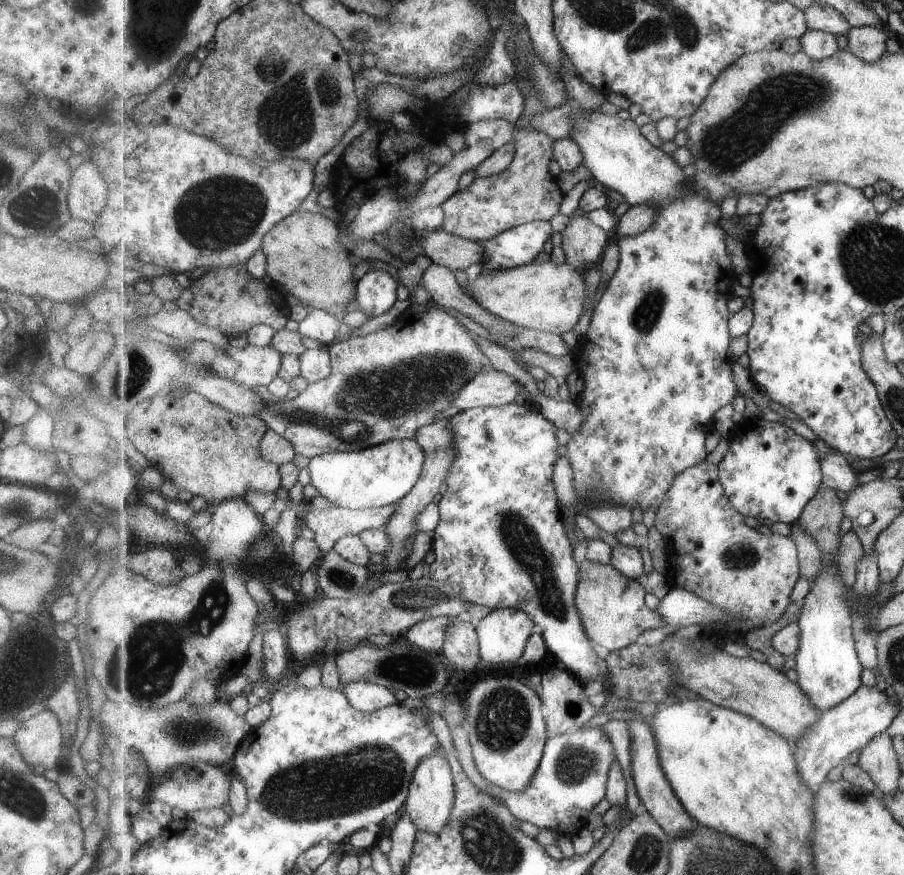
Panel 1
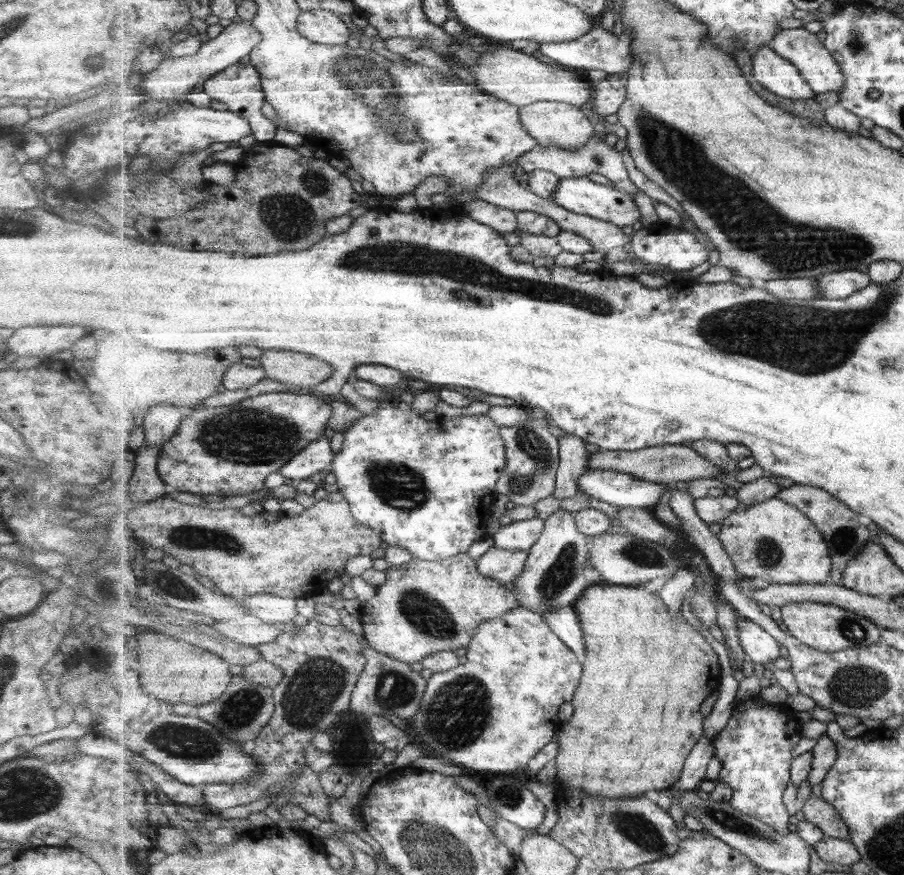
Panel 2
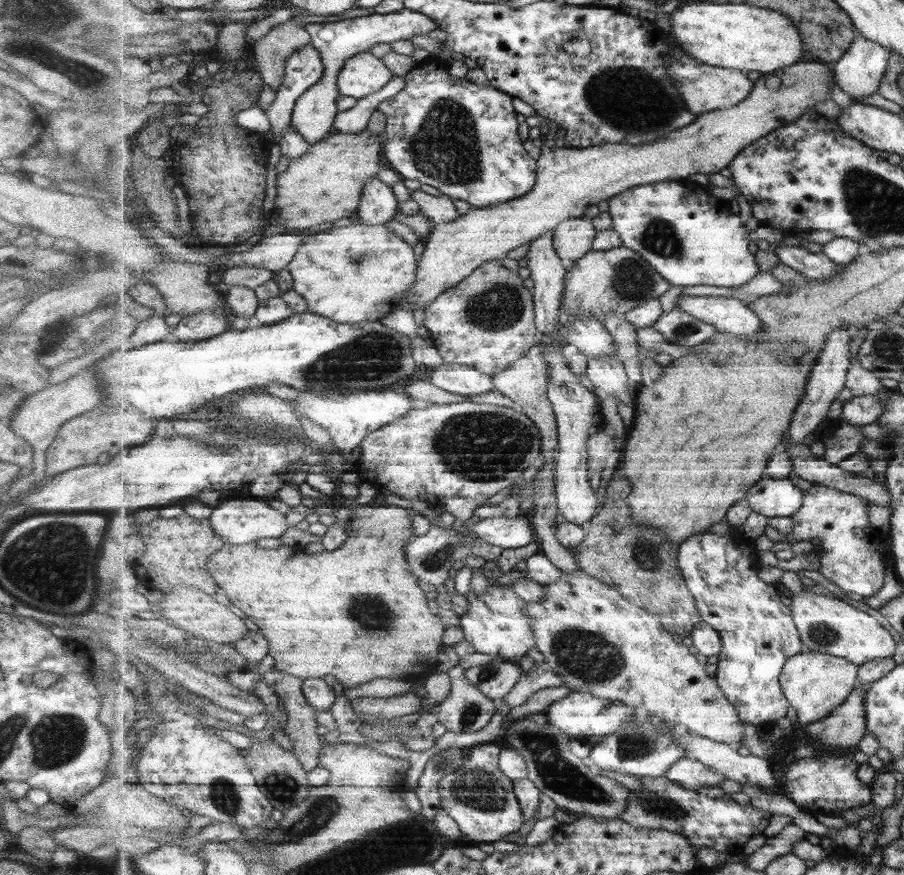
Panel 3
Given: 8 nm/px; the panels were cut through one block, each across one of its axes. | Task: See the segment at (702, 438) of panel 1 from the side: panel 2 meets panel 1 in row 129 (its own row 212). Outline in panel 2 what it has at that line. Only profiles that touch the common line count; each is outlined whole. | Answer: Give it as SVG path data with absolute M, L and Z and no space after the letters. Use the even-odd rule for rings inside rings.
M588 177L562 178L557 190L553 193L552 201L559 204L559 206L564 206L575 214L599 218L599 220L611 222L615 226L633 226L637 220L641 219L639 208L631 194L618 190L615 187L602 186L597 184L597 182L593 182L593 180L589 180Z

